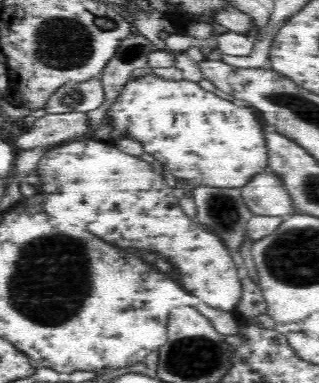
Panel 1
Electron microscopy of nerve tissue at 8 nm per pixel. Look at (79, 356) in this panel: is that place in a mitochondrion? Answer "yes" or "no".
no

